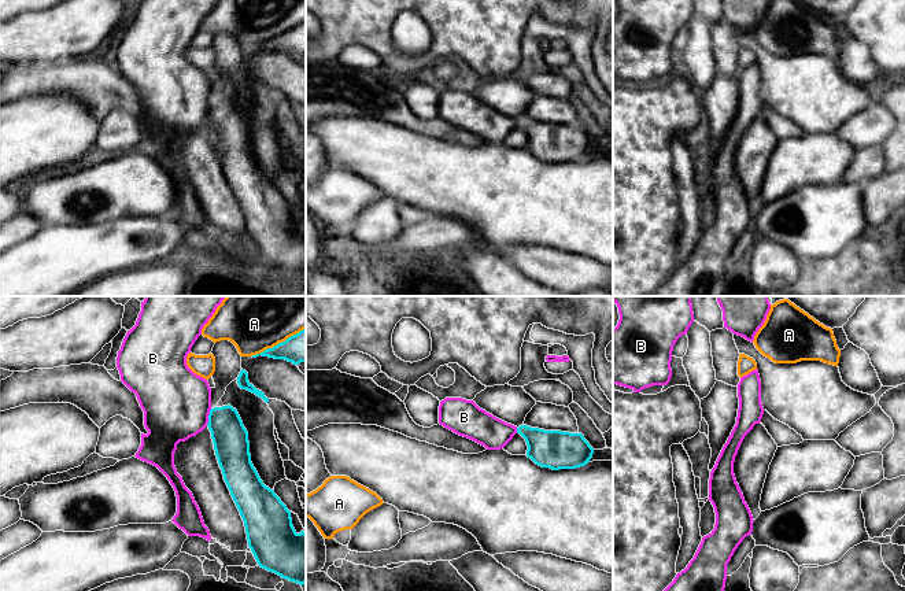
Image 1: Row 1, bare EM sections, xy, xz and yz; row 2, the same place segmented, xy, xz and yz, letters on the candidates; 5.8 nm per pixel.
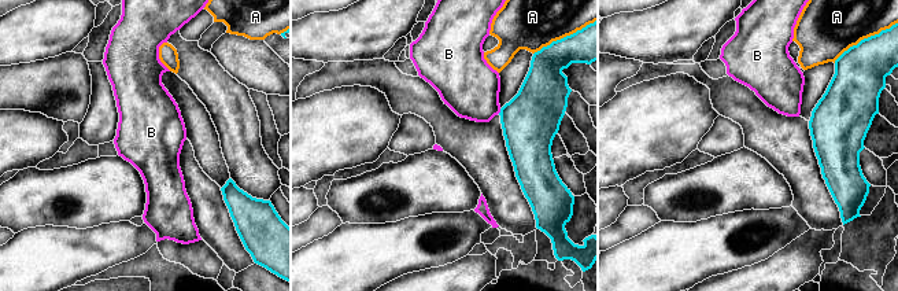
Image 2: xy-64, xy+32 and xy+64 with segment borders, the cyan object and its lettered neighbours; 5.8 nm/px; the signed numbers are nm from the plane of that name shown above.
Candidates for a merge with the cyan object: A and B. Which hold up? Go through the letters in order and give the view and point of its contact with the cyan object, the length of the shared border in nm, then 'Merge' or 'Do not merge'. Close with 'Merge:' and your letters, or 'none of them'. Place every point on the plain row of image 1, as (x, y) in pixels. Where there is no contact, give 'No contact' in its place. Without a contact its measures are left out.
A: Touches cyan at xy (279, 36). Shared border 360 nm. Do not merge
B: Touches cyan at xy (209, 110). Shared border 110 nm. Do not merge
Merge: none of them

